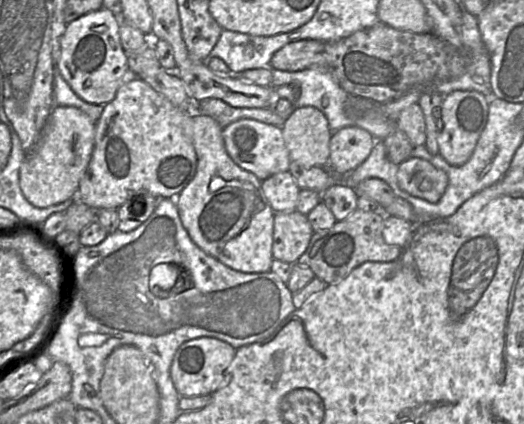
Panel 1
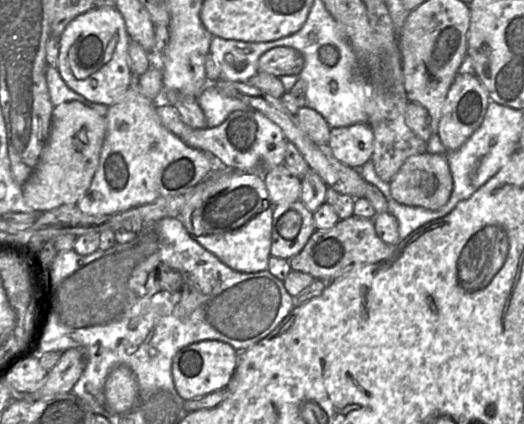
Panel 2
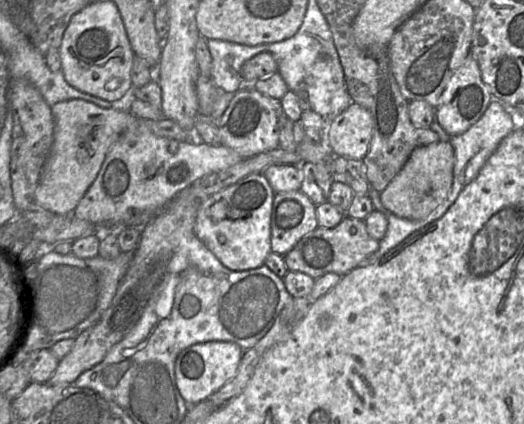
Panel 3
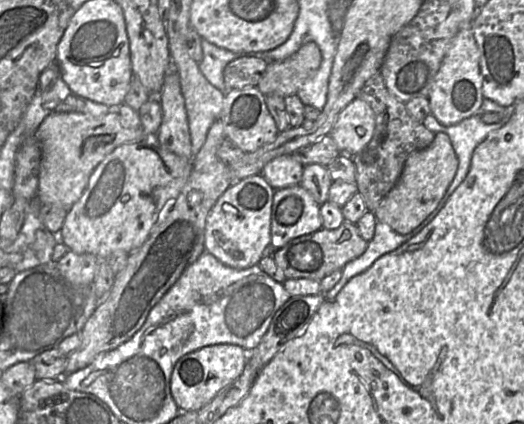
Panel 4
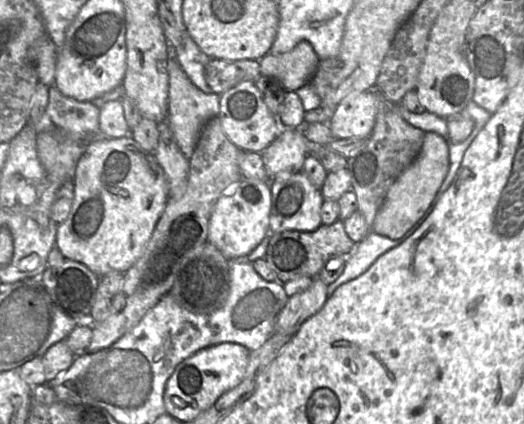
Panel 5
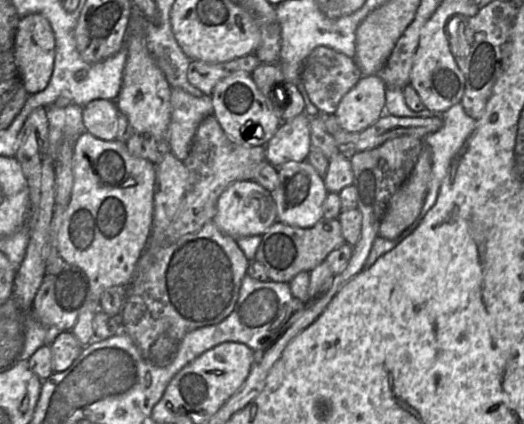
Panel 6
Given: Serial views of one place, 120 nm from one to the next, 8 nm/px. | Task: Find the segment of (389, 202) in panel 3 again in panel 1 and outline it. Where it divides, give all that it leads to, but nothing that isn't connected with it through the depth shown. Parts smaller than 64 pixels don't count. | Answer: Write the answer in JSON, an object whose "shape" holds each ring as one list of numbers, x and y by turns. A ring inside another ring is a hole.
{"shape":[[409,157,399,164,397,183,408,194,436,203,448,186,448,176,424,159]]}

